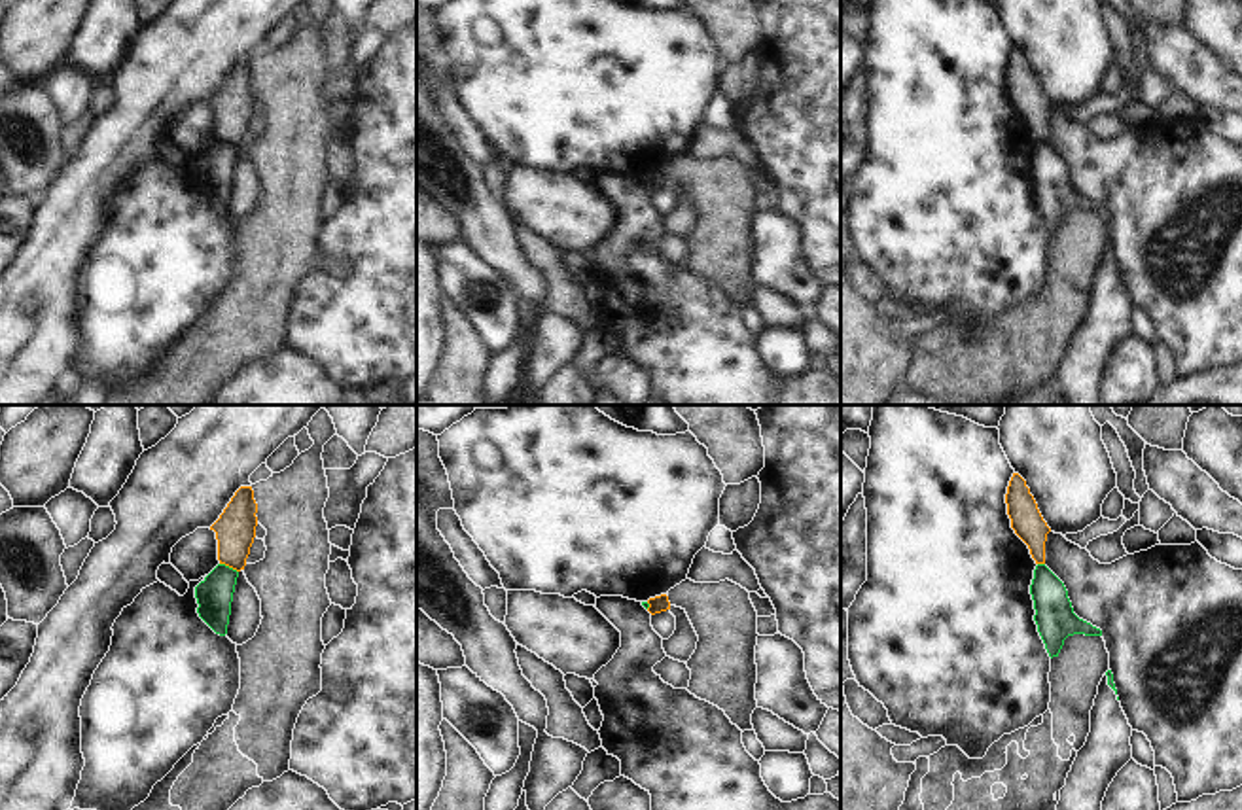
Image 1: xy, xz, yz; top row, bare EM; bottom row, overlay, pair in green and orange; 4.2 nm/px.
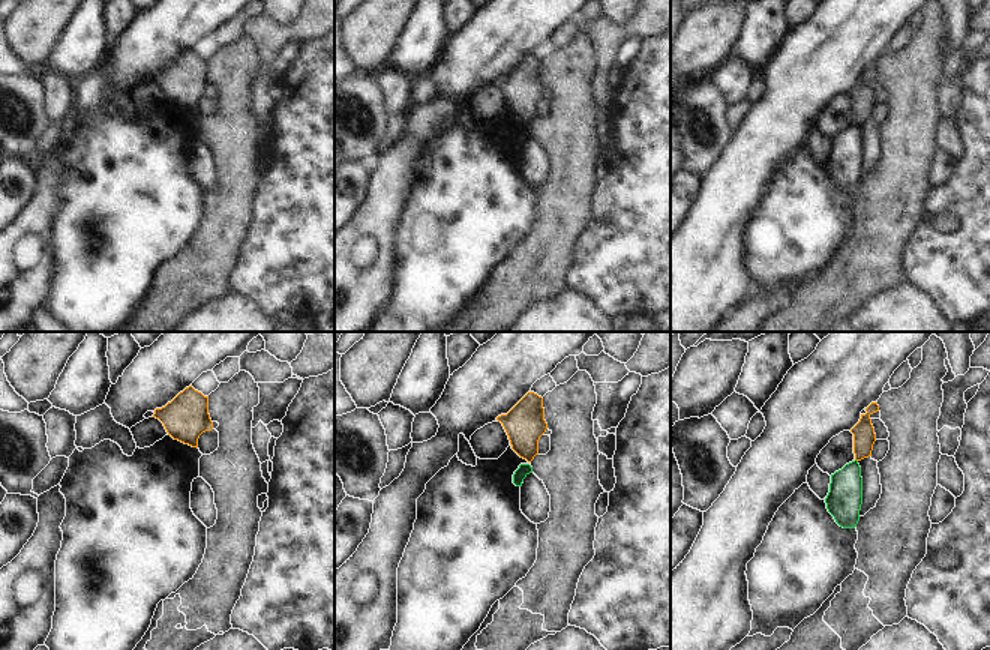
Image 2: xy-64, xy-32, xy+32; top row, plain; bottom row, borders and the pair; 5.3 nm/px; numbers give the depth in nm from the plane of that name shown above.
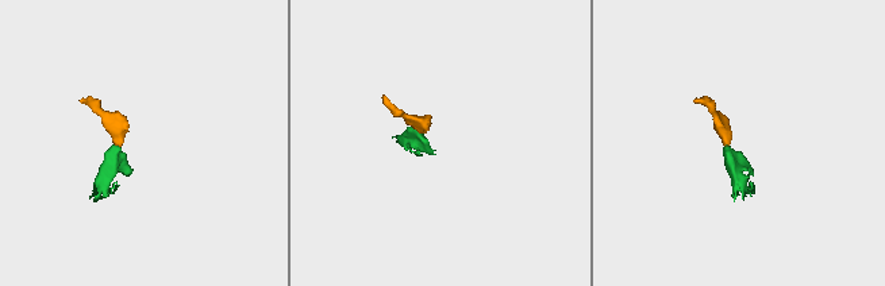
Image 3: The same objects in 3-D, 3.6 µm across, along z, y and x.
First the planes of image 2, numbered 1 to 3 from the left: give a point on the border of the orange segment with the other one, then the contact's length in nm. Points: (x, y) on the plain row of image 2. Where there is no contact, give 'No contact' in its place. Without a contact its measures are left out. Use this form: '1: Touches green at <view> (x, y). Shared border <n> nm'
1: No contact
2: No contact
3: No contact

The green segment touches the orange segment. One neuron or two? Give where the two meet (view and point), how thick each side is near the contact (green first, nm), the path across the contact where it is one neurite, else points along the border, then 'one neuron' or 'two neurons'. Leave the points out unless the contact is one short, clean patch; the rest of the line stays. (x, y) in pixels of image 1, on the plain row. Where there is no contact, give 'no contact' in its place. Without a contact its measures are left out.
contact xy (228, 142); calibres 160 and 170 nm; border xy (220, 139), (237, 148); two neurons

